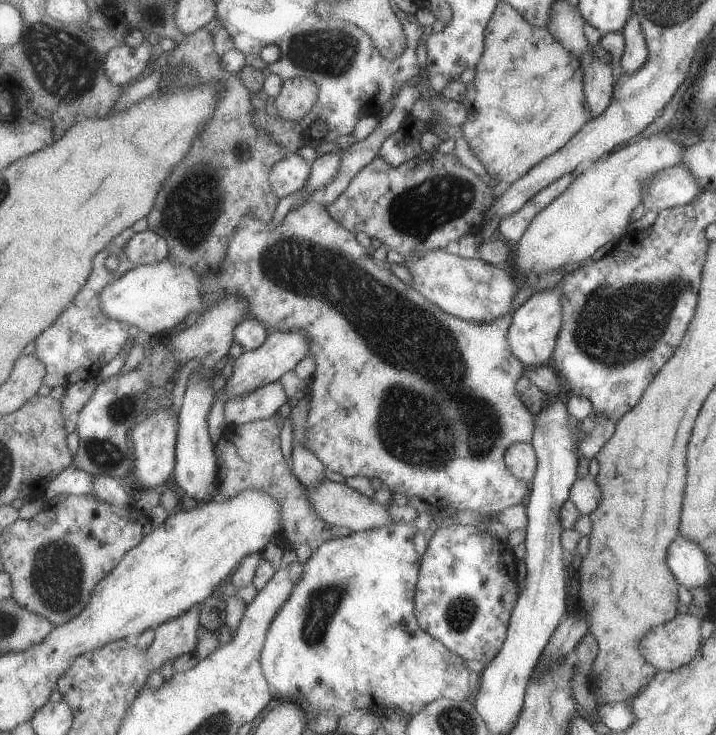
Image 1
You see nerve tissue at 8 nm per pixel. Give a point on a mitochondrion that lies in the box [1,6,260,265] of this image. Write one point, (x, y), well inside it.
(66, 64)

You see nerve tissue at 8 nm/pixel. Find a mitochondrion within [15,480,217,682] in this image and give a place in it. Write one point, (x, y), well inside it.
(56, 574)

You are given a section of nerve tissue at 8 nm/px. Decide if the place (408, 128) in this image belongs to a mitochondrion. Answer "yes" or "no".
no

